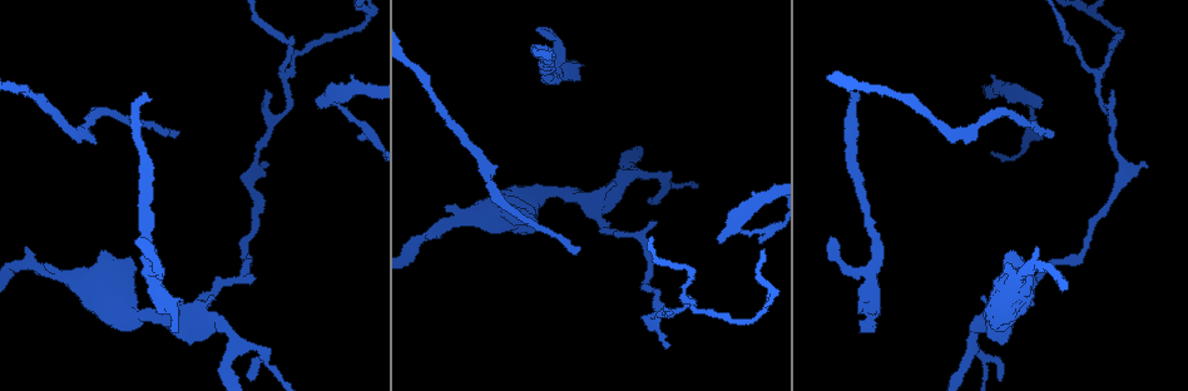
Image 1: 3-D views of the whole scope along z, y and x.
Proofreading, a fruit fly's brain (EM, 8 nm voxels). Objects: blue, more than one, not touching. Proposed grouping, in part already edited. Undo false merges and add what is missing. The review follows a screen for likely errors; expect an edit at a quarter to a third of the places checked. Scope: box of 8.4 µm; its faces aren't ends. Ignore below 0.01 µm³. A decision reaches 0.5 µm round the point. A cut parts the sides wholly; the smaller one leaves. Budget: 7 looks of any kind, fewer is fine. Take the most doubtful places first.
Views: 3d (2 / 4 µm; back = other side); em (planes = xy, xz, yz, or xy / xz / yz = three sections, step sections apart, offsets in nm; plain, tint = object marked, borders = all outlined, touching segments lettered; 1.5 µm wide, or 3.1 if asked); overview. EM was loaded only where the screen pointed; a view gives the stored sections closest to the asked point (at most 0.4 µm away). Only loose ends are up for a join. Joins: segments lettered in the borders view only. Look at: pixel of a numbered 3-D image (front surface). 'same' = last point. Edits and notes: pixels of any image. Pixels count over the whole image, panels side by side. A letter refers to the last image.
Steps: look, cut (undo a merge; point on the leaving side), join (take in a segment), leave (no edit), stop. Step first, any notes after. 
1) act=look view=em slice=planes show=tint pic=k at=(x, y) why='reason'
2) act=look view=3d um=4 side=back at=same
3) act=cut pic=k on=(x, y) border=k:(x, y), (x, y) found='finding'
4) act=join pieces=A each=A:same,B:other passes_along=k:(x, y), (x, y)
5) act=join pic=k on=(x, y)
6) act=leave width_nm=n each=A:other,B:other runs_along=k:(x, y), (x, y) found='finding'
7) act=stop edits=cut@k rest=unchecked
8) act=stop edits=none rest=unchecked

act=look view=3d um=2 pic=1 at=(318, 99) why='branch stops here'

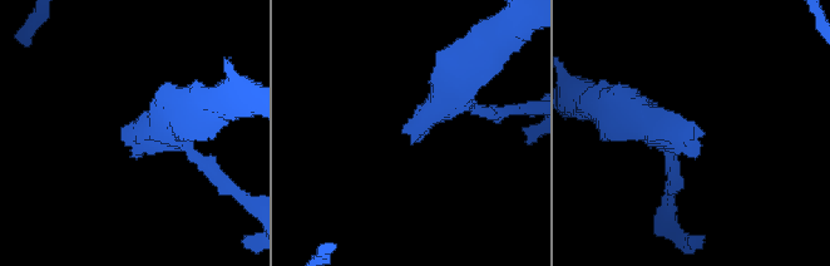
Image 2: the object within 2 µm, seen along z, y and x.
act=look view=em slice=planes show=tint pic=2 at=(132, 136) why='need the tissue'

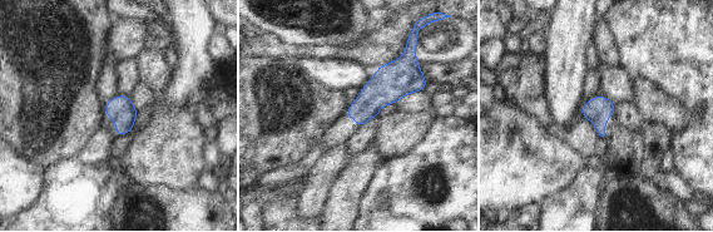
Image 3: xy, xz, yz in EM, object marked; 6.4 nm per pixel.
act=look view=em slice=planes show=borders at=same

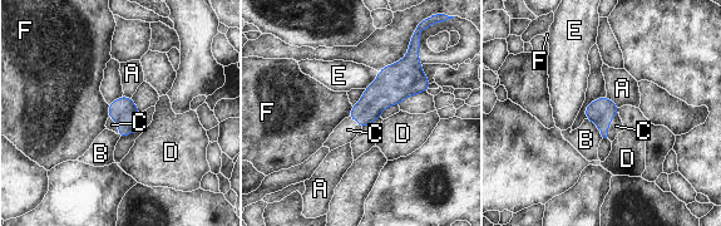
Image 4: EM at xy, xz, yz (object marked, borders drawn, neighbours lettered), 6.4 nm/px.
act=join pieces=C each=A:other,B:other,C:same,D:other,E:other,F:other passes_along=4:(601, 111), (610, 123), (616, 126) found='the neuron continues'

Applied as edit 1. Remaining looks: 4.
act=look view=em slice=planes show=borders pic=1 at=(148, 97) why='long arm stops here'

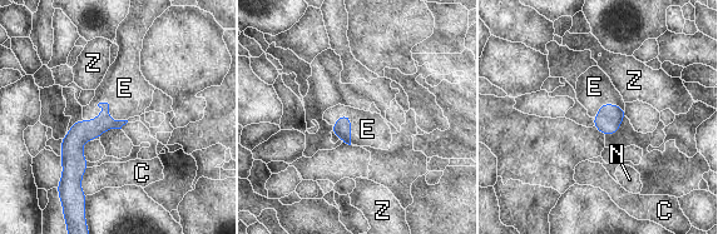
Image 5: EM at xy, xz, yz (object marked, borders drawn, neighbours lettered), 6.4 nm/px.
act=join pieces=E width_nm=110 each=C:other,E:same,N:other,Z:other found='the neuron continues'

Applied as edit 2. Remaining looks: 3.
act=look view=3d um=2 pic=1 at=(172, 133) why='long arm stops here'

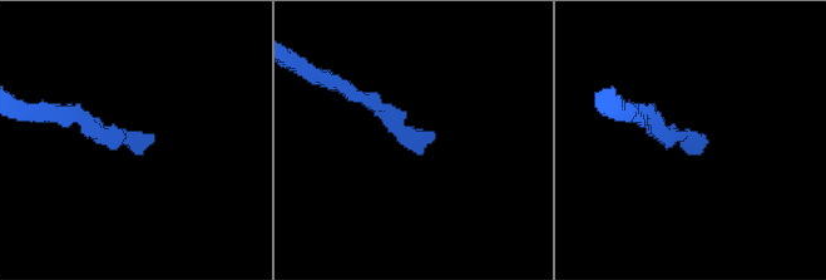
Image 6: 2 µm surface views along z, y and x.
act=look view=em slice=yz step=8 show=tint pic=6 at=(138, 137)

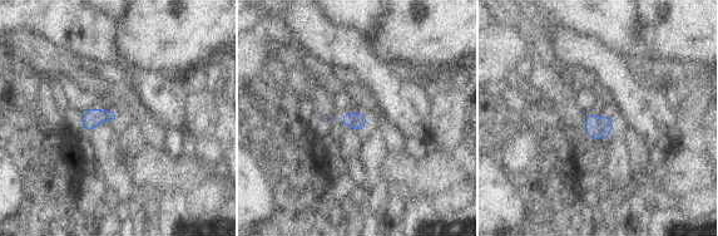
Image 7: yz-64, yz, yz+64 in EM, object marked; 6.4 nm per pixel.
act=look view=em slice=xy step=4 show=borders at=same

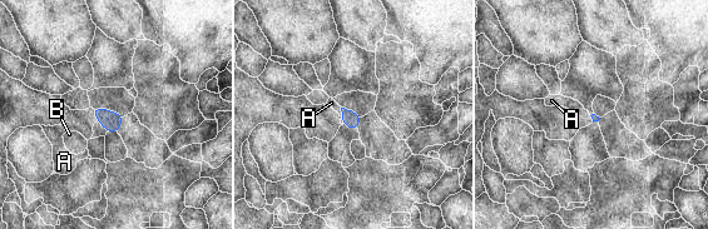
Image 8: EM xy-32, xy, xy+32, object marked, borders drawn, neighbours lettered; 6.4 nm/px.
act=leave each=A:other,B:other border=8:(340, 108), (342, 123) found='none of them fits'

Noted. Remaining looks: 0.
act=stop edits=join@4,join@5 rest=unchecked

